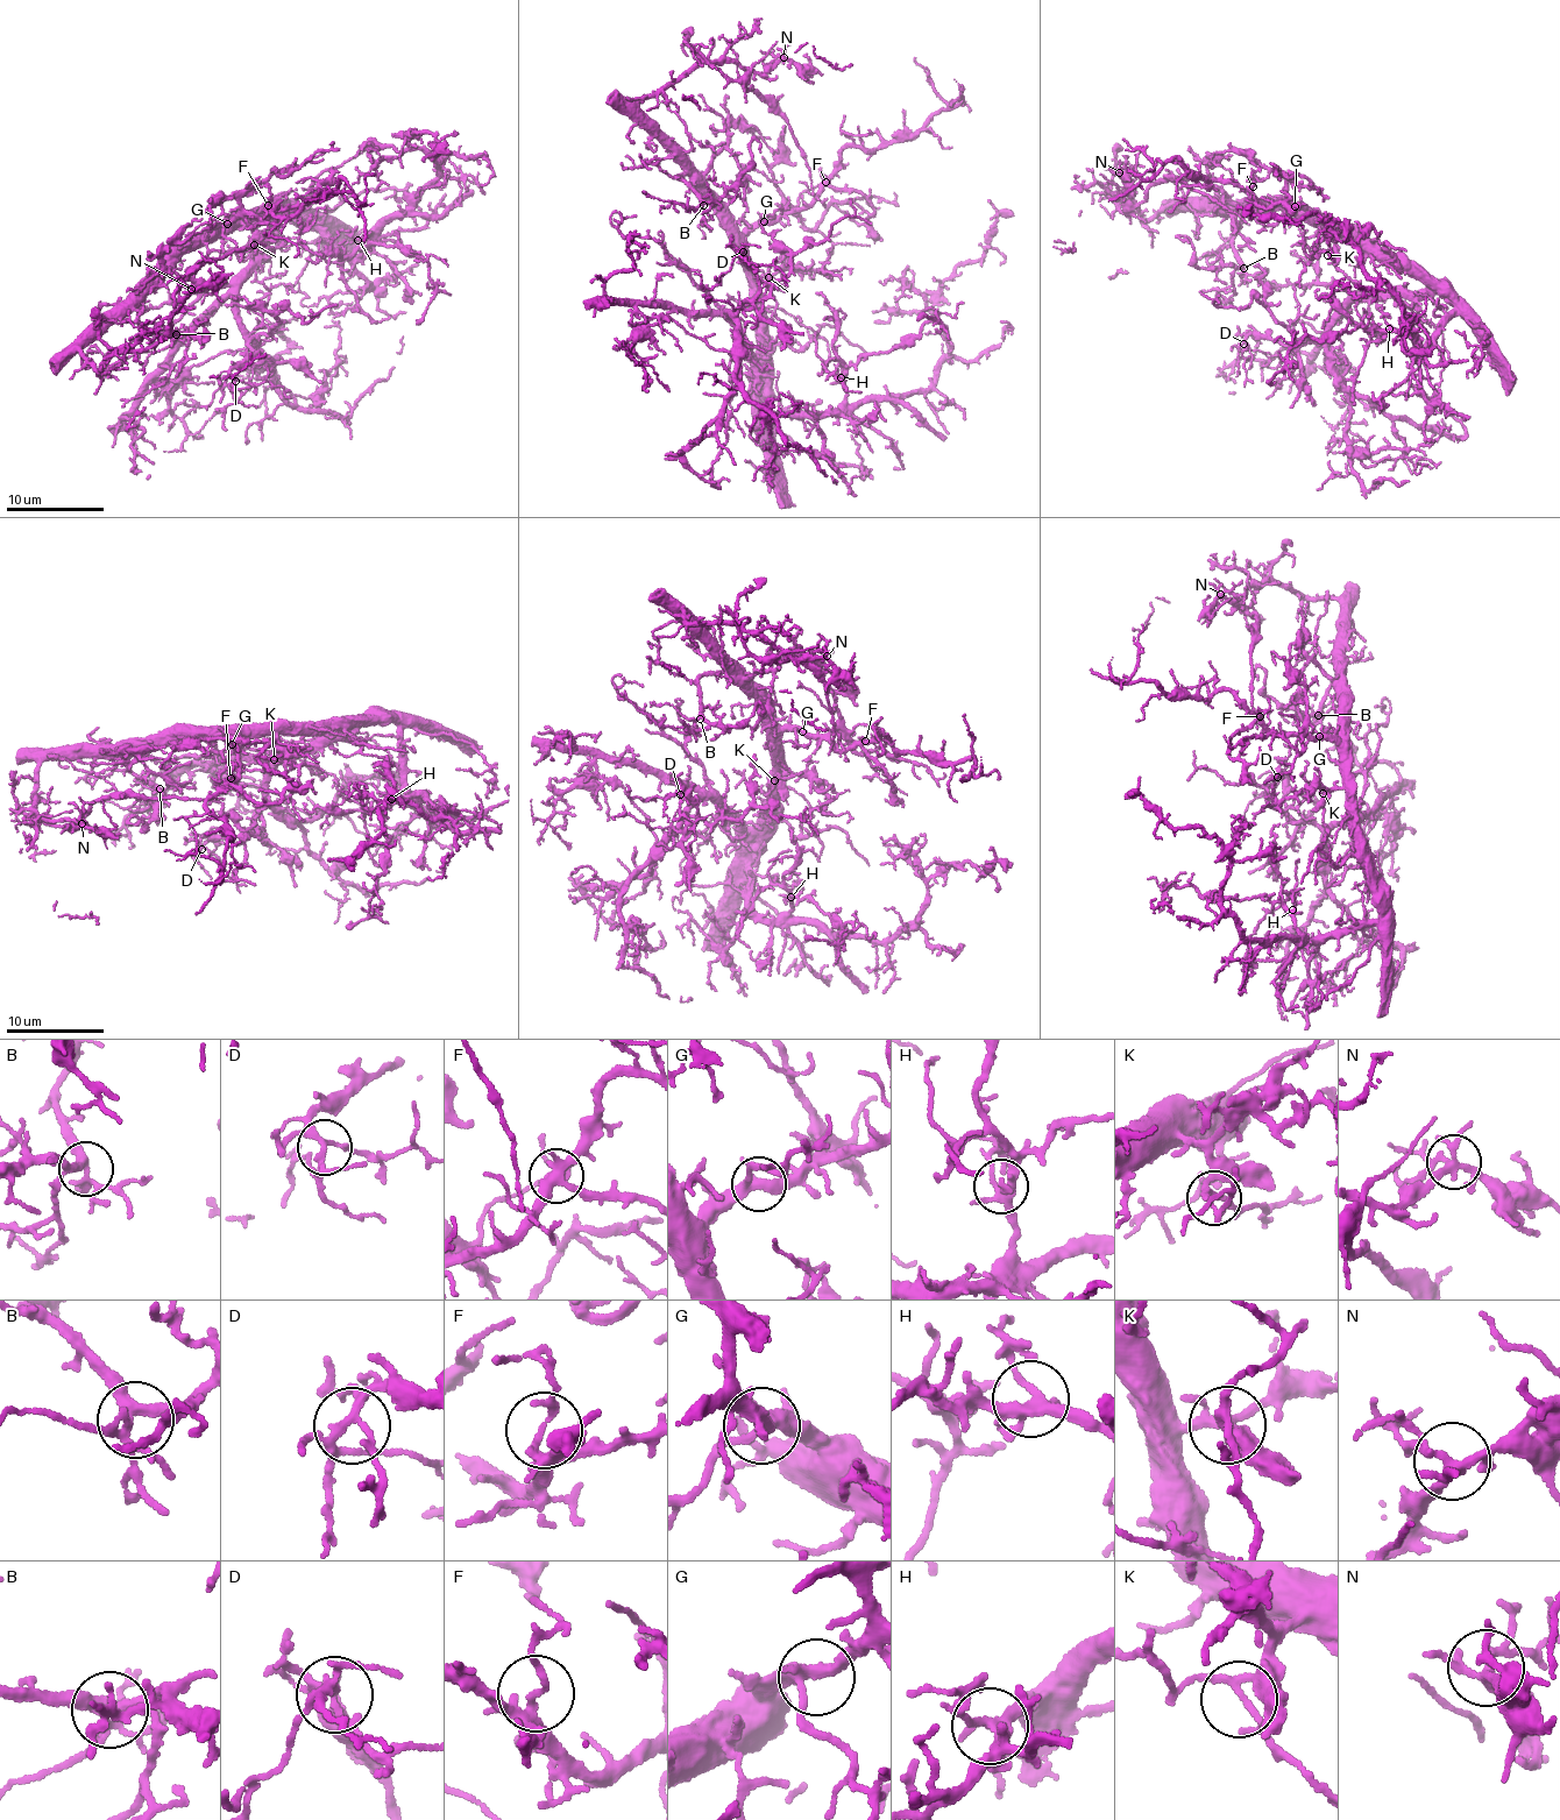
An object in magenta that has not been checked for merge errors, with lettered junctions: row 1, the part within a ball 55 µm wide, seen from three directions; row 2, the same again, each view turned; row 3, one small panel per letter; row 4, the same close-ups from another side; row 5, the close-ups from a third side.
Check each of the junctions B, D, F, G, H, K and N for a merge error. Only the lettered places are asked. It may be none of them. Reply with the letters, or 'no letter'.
no letter

